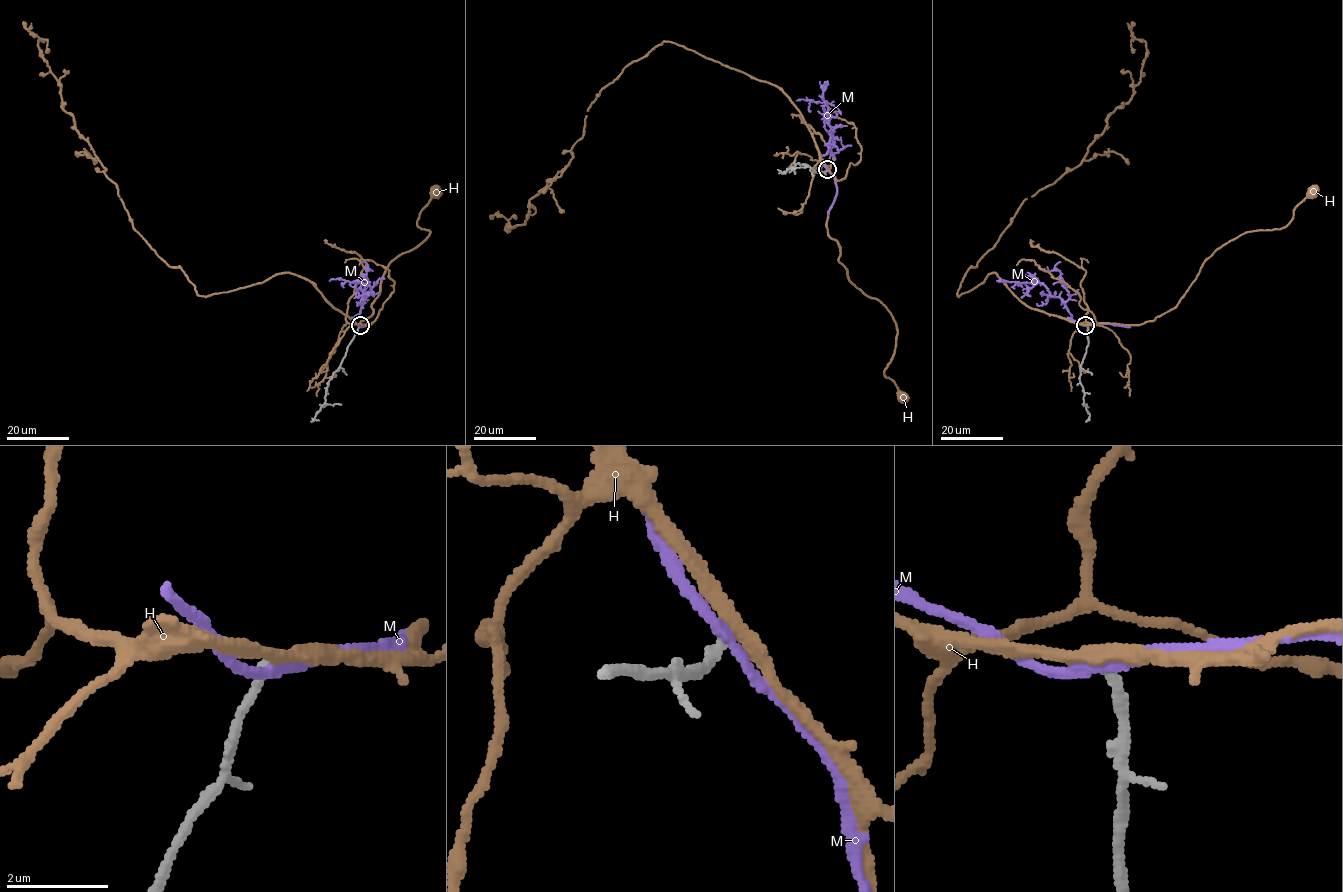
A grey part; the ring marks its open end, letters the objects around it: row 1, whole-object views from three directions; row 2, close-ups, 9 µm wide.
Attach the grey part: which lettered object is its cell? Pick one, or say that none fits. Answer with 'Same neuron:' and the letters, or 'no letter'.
Same neuron: H

